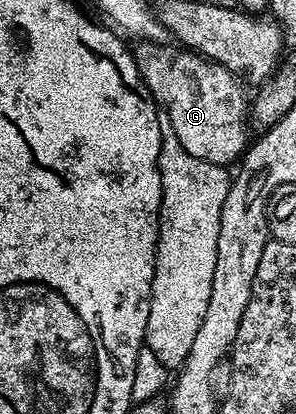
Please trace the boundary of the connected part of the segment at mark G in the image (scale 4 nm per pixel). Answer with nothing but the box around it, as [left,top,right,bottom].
[133,42,249,165]

